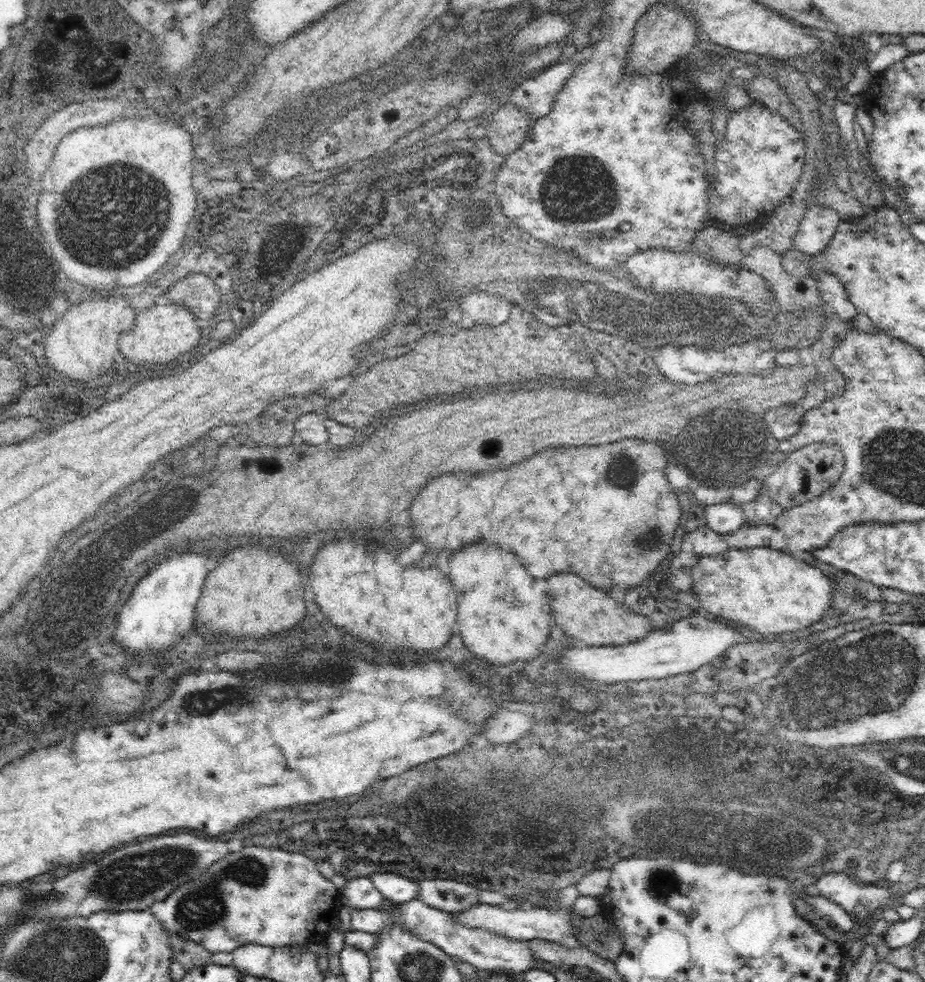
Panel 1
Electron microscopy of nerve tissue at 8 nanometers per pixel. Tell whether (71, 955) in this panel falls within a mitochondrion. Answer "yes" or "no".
yes

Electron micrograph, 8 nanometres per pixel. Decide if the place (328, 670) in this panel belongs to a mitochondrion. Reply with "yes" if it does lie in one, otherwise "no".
yes

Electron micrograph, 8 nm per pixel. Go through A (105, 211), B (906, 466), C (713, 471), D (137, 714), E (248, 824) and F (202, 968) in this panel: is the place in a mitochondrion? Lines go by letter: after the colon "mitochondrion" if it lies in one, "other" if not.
A: mitochondrion
B: mitochondrion
C: mitochondrion
D: other
E: other
F: other

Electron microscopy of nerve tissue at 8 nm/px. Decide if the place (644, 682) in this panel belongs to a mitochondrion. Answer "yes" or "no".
no

